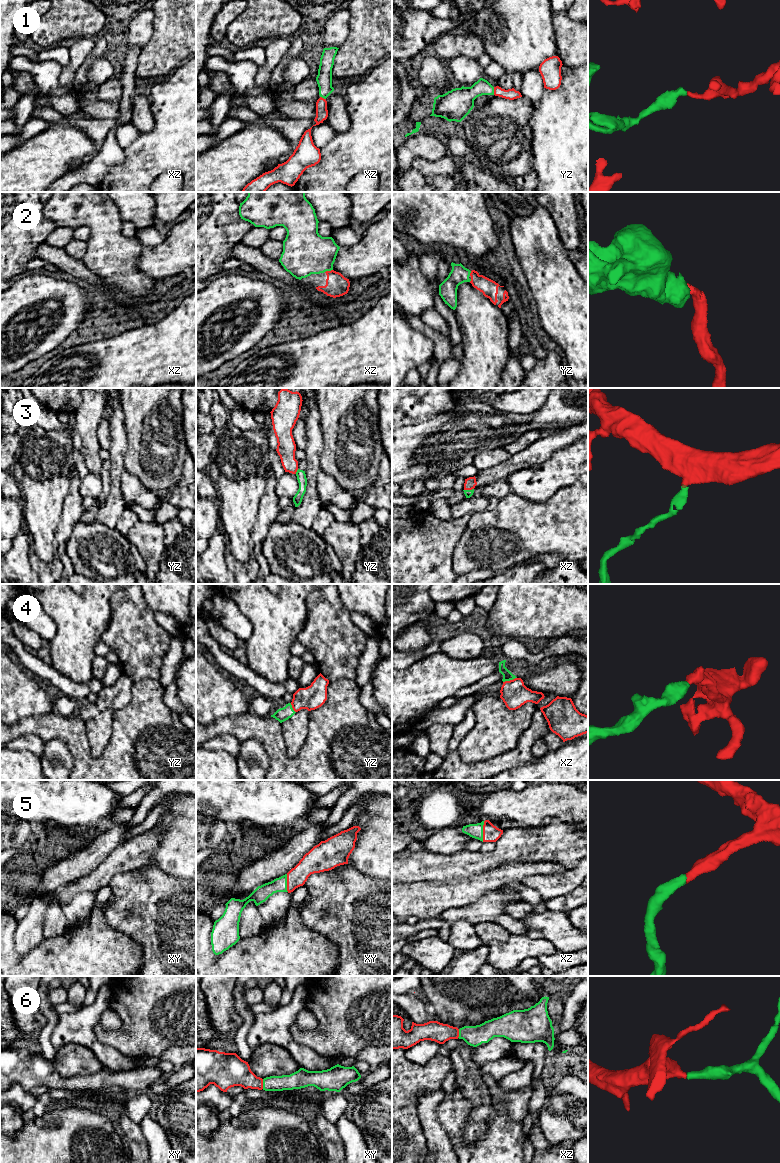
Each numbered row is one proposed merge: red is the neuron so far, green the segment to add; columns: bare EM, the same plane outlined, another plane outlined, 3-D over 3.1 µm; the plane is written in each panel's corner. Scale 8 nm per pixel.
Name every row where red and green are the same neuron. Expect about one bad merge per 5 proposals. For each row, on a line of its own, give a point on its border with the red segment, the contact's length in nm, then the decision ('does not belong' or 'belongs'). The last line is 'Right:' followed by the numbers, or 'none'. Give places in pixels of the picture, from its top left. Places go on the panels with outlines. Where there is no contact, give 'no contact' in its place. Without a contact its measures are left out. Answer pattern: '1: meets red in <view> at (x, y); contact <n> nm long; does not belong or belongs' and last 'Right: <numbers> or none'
1: meets red in yz at (494, 91); contact 60 nm long; belongs
2: meets red in xz at (328, 271); contact 70 nm long; belongs
3: meets red in xz at (468, 489); contact 80 nm long; belongs
4: meets red in xz at (510, 680); contact 120 nm long; belongs
5: meets red in xz at (483, 831); contact 180 nm long; belongs
6: meets red in xy at (262, 1084); contact 80 nm long; belongs
Right: 1, 2, 3, 4, 5, 6

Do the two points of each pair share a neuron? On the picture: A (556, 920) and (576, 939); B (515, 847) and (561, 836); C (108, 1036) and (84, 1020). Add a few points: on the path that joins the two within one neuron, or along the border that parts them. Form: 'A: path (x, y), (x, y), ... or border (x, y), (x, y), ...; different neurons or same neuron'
A: path (561, 925), (571, 935); same neuron
B: path (526, 845), (550, 843); same neuron
C: border (97, 1022), (94, 1027), (95, 1036), (109, 1045); different neurons

